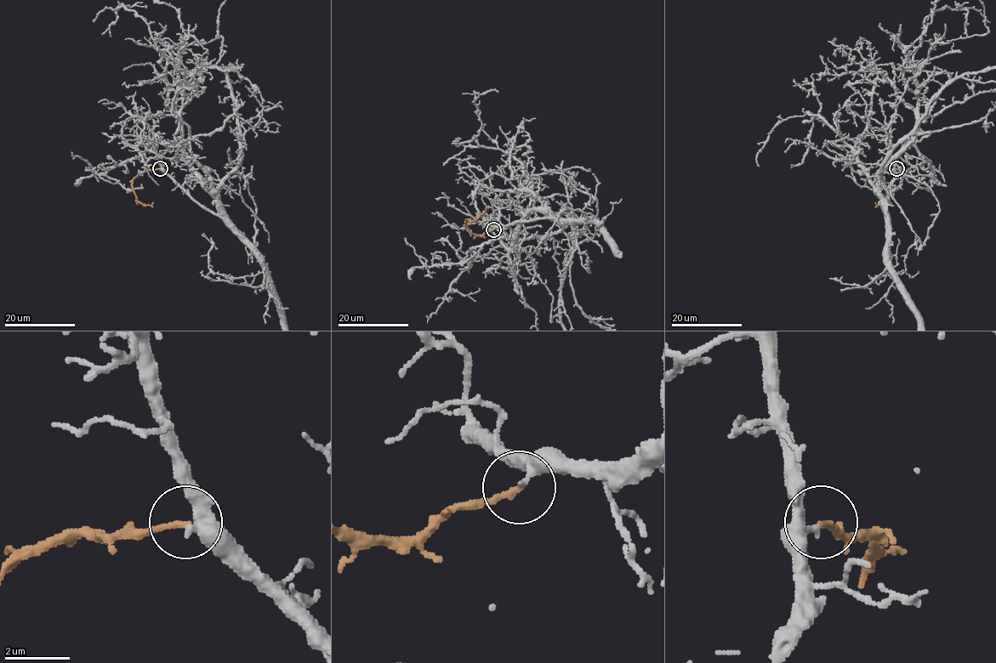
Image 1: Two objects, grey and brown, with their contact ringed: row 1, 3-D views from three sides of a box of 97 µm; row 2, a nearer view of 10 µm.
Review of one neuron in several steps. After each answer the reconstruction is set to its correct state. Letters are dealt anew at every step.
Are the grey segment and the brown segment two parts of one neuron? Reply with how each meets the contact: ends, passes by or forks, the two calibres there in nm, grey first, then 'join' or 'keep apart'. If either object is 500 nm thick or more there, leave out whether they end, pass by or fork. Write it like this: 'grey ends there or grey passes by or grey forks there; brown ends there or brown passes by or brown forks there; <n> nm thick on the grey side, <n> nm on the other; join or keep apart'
grey passes by; brown ends there; 260 nm thick on the grey side, 190 nm on the other; join

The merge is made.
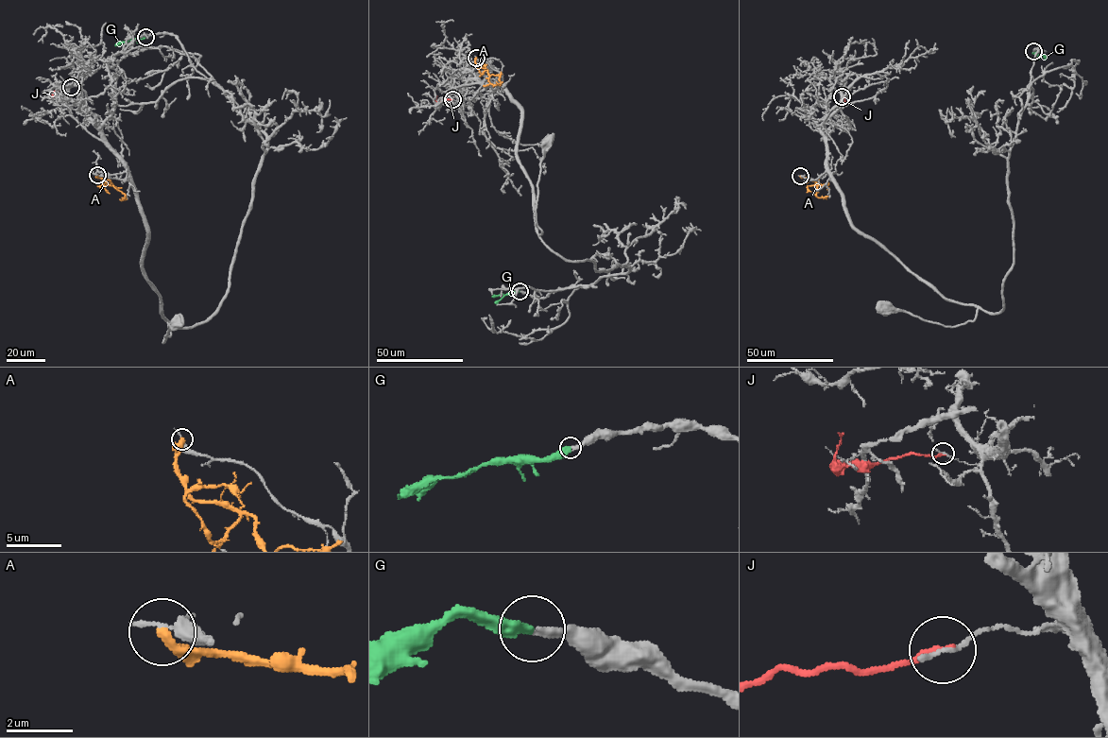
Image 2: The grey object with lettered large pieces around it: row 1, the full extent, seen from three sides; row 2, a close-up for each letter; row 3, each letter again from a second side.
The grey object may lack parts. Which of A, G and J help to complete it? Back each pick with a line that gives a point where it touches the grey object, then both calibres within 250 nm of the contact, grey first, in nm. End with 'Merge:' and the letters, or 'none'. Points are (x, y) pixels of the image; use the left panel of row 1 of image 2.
G: contact (145, 37); calibres 280 and 400 nm
Merge: G

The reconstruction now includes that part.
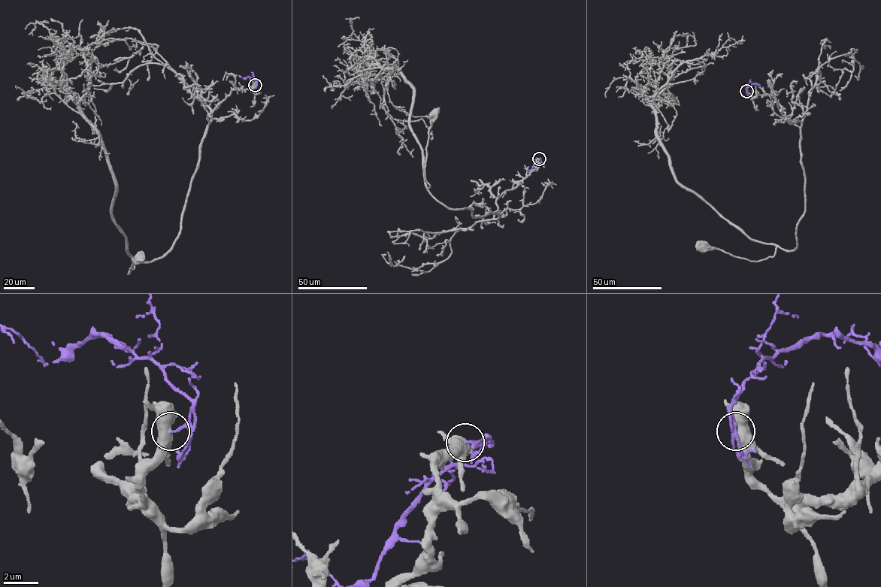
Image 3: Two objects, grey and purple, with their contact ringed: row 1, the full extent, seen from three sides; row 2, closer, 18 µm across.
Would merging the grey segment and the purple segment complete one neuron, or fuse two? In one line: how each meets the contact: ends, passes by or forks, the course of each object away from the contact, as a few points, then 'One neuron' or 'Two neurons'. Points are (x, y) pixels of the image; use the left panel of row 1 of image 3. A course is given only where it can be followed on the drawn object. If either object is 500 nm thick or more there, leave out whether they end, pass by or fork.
Course of grey: (255, 85), (252, 91), (232, 89), (207, 116), (177, 238), (161, 257), (132, 257), (128, 273), (139, 260). Course of purple: (255, 85), (257, 83), (249, 77), (243, 79), (238, 75). Two neurons

